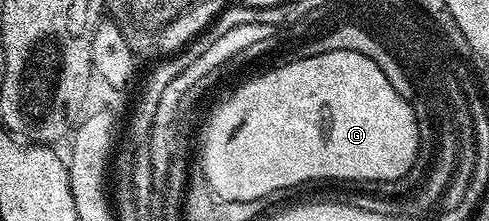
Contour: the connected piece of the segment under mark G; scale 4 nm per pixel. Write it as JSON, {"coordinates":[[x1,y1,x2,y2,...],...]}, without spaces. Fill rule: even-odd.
{"coordinates":[[336,50,316,54,312,58,297,60,291,64,278,64,272,67,271,72,263,76,254,76,247,84,242,84,233,89,233,99,226,104,221,111,211,111,210,121,204,128,206,135,206,160,200,169,208,178,208,186,221,200,235,200,236,202,248,202,249,200,266,200,273,192,282,192,285,188,294,188,297,184,306,184,309,180,401,180,409,177,414,163,418,160,418,144,420,144,417,130,416,114,412,106,400,96,399,88,392,86,388,78,384,78,384,70,372,62,372,58,364,58,362,52,352,50]]}

